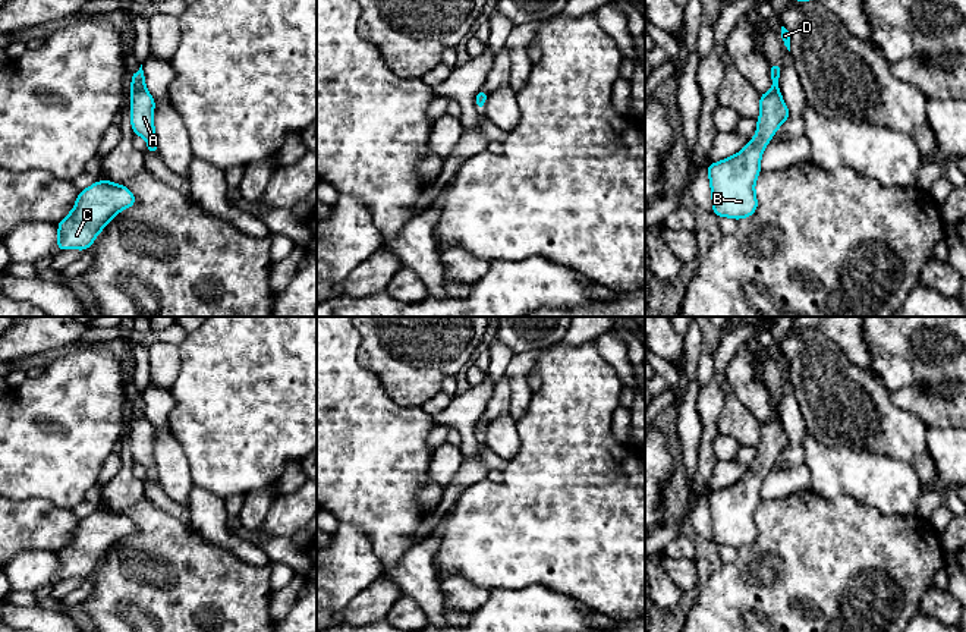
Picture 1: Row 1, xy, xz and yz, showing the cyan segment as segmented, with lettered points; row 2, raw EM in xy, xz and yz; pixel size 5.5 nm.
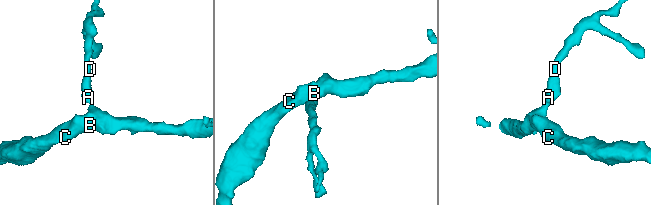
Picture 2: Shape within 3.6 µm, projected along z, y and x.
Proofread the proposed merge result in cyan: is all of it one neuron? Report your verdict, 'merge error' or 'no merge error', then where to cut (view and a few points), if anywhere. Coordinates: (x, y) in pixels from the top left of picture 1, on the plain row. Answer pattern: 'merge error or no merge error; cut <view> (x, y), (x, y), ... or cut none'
no merge error; cut none

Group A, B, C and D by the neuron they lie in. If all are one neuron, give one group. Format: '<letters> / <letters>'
A B C D

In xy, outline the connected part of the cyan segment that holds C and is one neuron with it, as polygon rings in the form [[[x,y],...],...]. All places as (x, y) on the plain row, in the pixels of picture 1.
[[[98,509],[81,519],[75,537],[57,551],[57,581],[72,576],[85,579],[114,544],[135,532],[129,516],[110,509]]]

